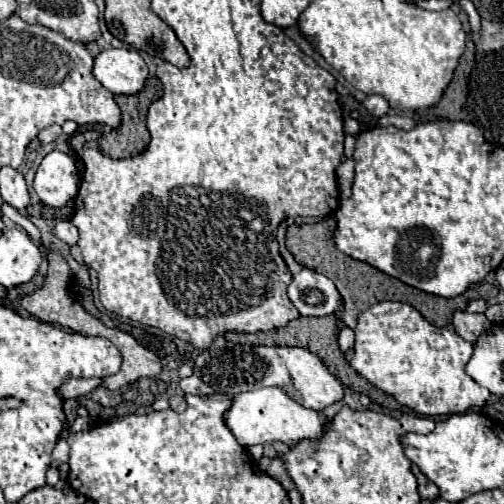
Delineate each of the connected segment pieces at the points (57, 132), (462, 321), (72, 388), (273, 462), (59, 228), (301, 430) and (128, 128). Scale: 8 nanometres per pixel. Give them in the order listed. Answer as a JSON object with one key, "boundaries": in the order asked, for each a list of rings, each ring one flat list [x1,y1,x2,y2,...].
{"boundaries":[[[49,126,49,128,45,128,45,130,41,130,39,132,39,140,43,142,43,144,47,144,47,142,53,142,53,140,57,140,59,136,63,134,63,130,61,130,61,126]],[[457,312,453,316,453,326,455,326,455,332,461,338,465,338,471,344,475,344,491,328,491,322,485,318,485,314]],[[67,378,61,386,59,386,59,390,57,390,57,394,61,396,61,398,77,398,77,396,81,396,81,394,87,394,87,392,91,392,93,388,97,388,101,384,101,378]],[[275,456,275,458,261,458,261,460,257,460,255,464,257,464,257,470,259,470,259,472,265,472,265,474,269,474,271,478,275,478,275,480,283,486,285,492,291,492,291,490,295,488,293,482,291,482,291,478,287,478,287,470,285,470,283,462,281,462,277,456]],[[61,220,57,226,55,226,55,236,65,240,69,246,75,246,77,240,79,240,79,234,75,230,75,226,71,226,69,220]],[[259,388,251,392,231,394,231,406,223,414,223,420,225,420,225,426,237,438,237,442,243,448,249,448,255,444,265,444,275,440,287,446,293,446,303,438,319,438,321,426,327,424,329,418,321,416,315,410,307,410,299,406,295,400,287,398,287,394,283,394,283,390,279,388]],[[115,96,123,110,123,124,117,130,111,130,109,134,103,134,99,138,101,152,111,158,129,158,141,154,150,142,150,133,146,127,144,118,139,118,137,112,137,98,129,96]]]}

